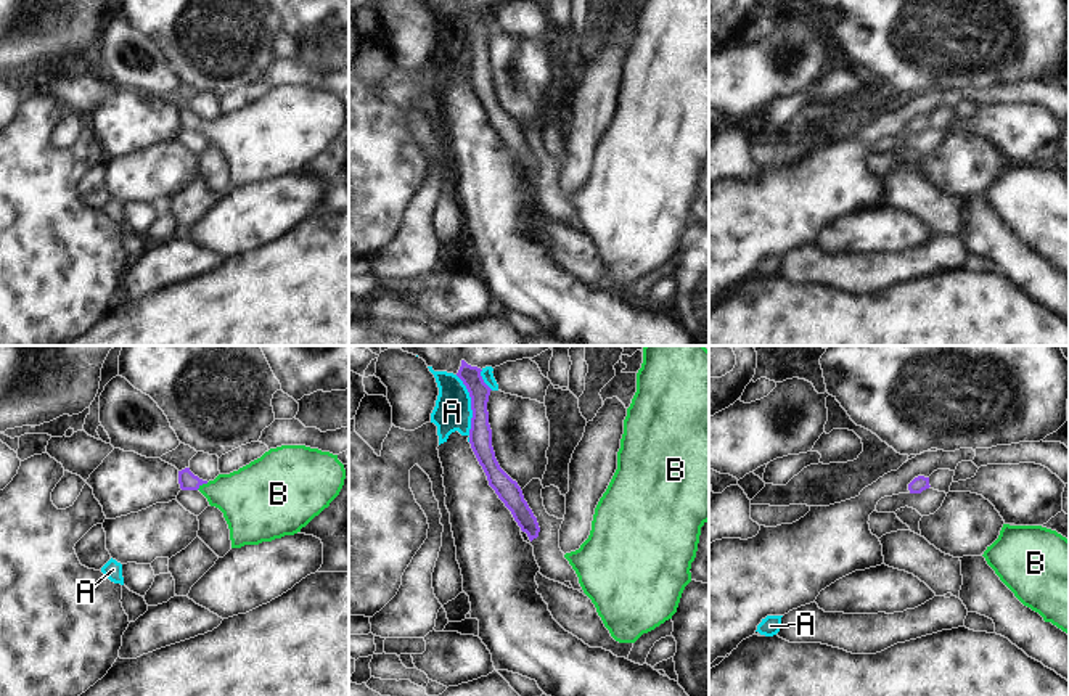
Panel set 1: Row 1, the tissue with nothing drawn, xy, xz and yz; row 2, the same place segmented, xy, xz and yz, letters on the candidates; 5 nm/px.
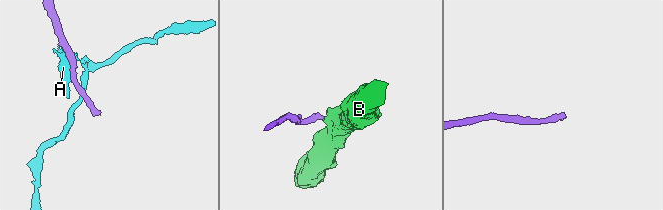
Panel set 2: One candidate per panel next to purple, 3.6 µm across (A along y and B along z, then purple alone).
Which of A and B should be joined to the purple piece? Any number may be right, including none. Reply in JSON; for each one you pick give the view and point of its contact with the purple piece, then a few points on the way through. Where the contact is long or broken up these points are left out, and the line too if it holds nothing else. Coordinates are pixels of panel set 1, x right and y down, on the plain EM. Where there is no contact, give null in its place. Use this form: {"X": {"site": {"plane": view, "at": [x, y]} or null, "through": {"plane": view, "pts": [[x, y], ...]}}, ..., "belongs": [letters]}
{"B": {"site": {"plane": "xy", "at": [201, 124]}, "through": {"plane": "xy", "pts": [[187, 119], [201, 124], [211, 131], [249, 137]]}}, "belongs": ["B"]}

